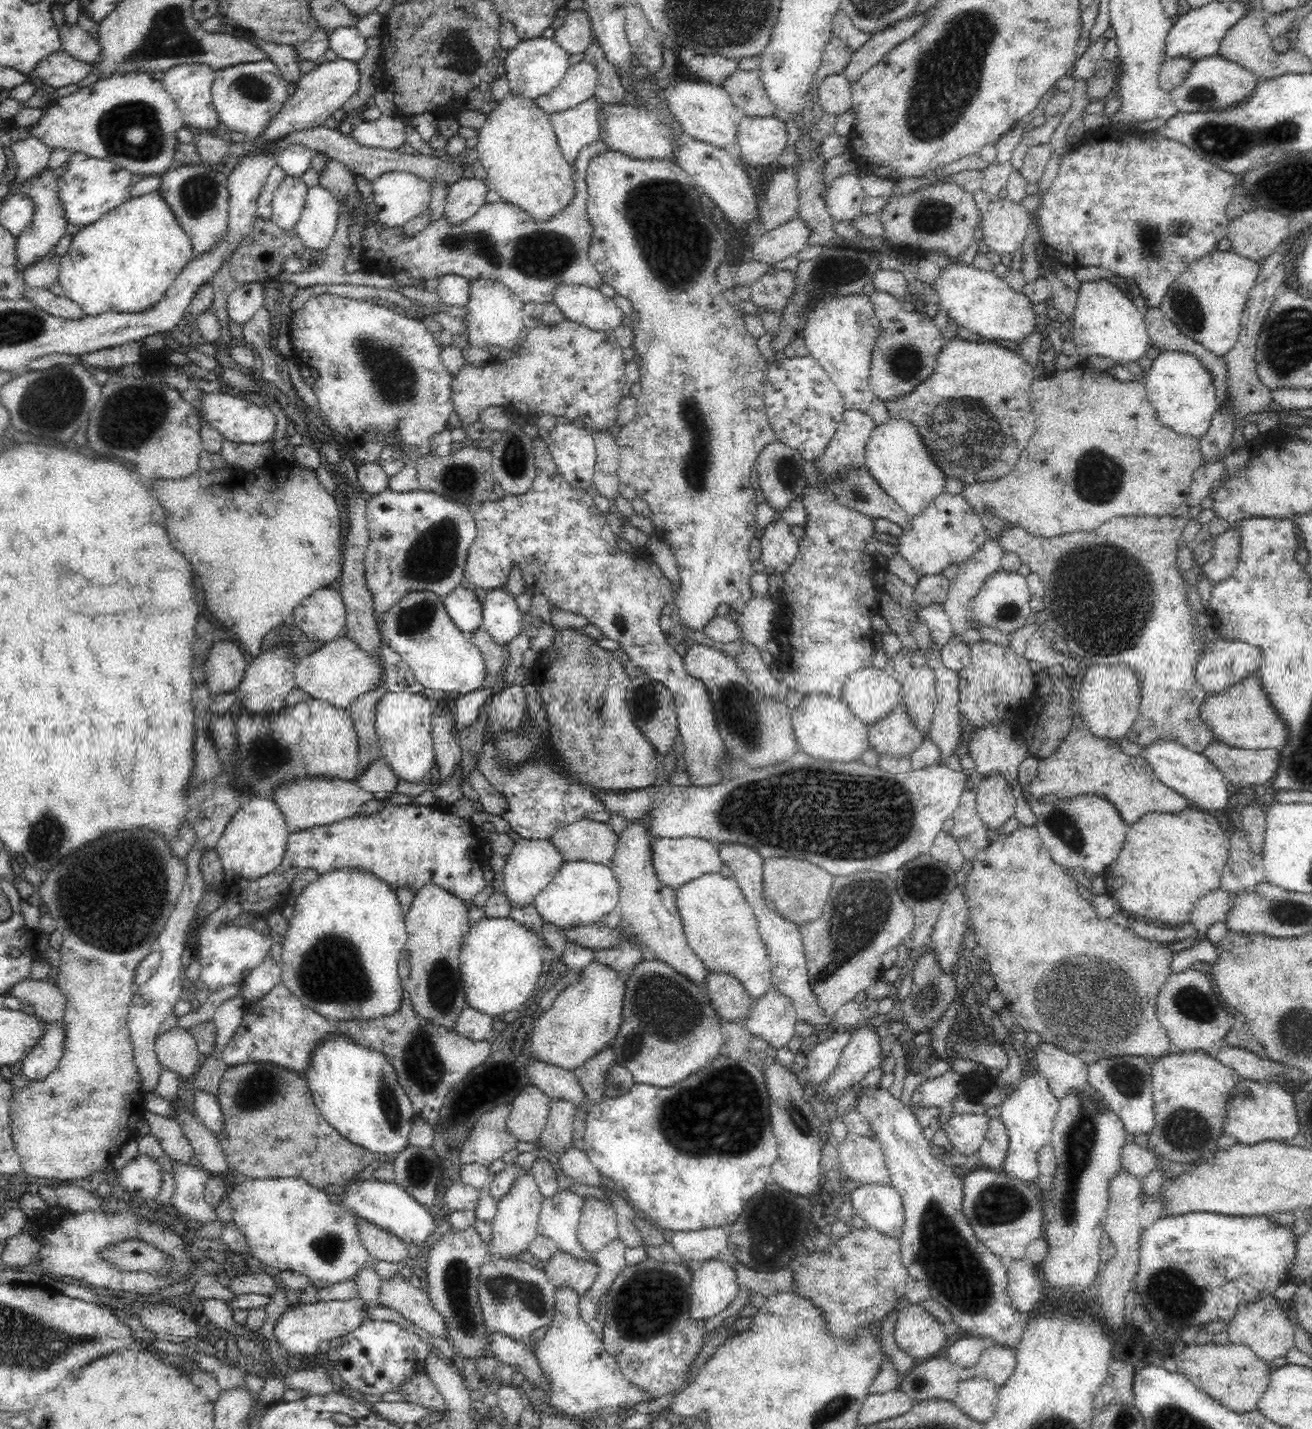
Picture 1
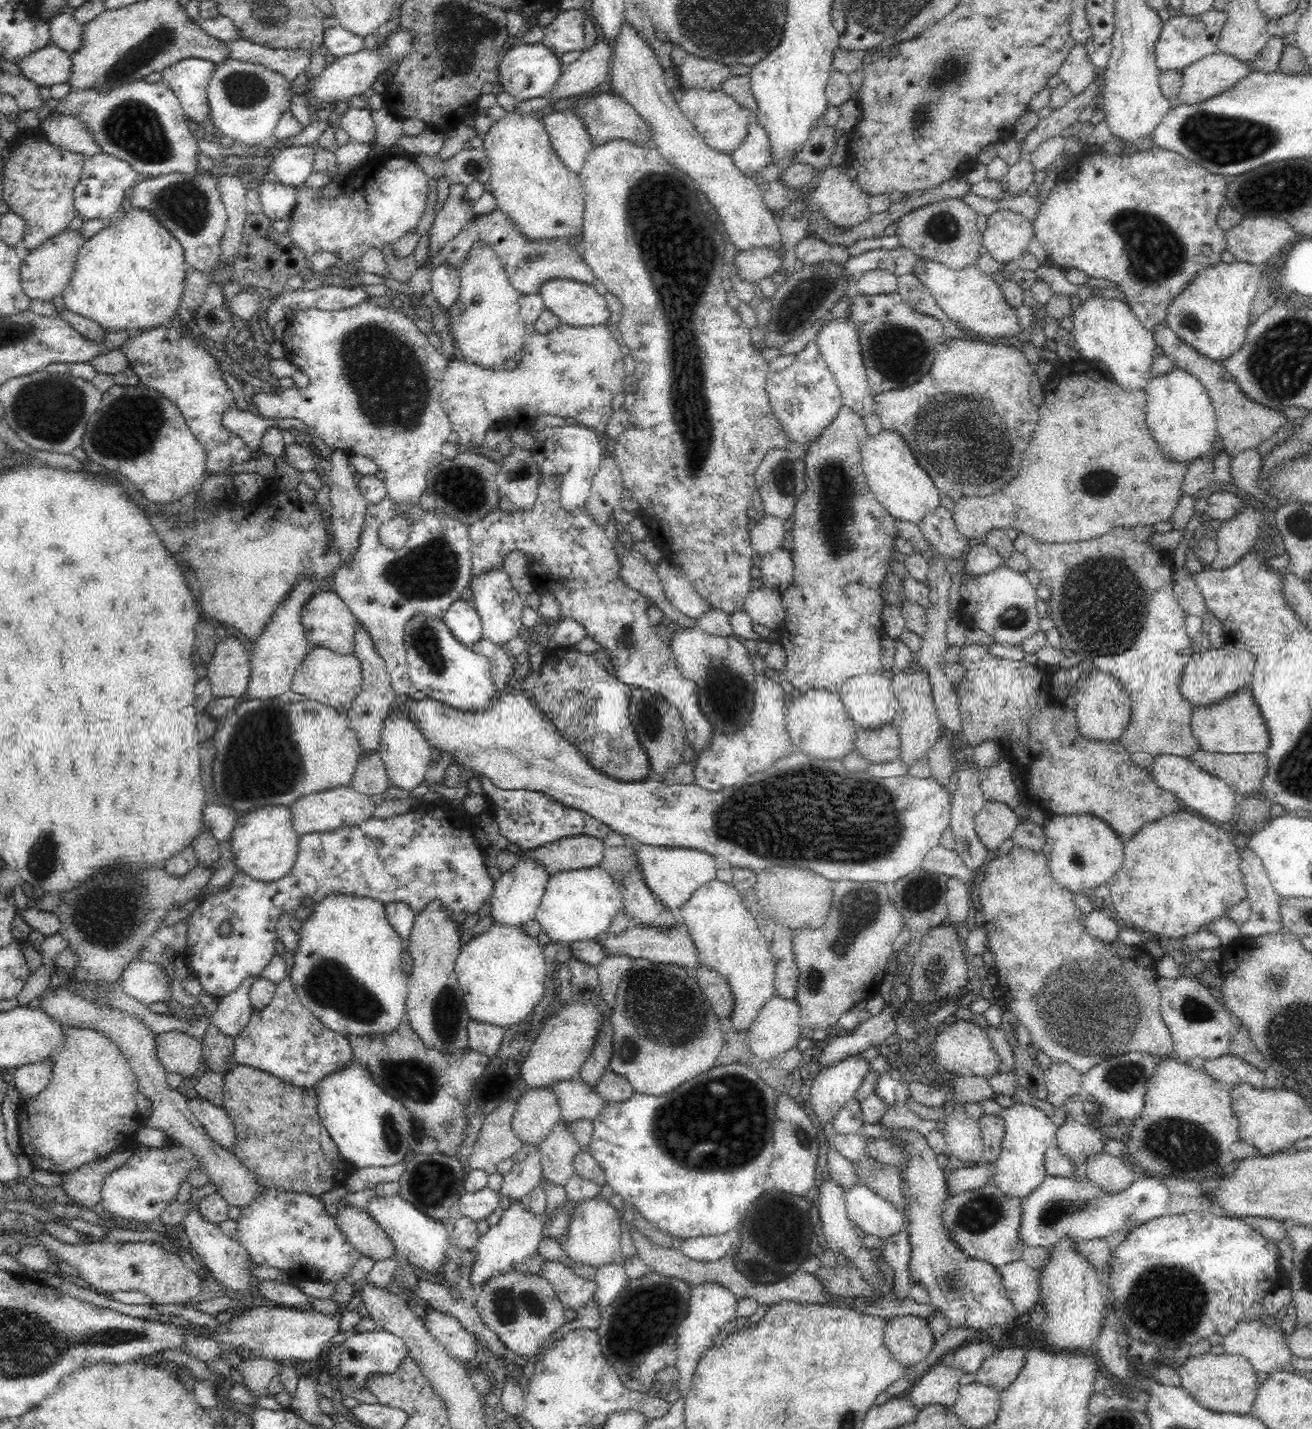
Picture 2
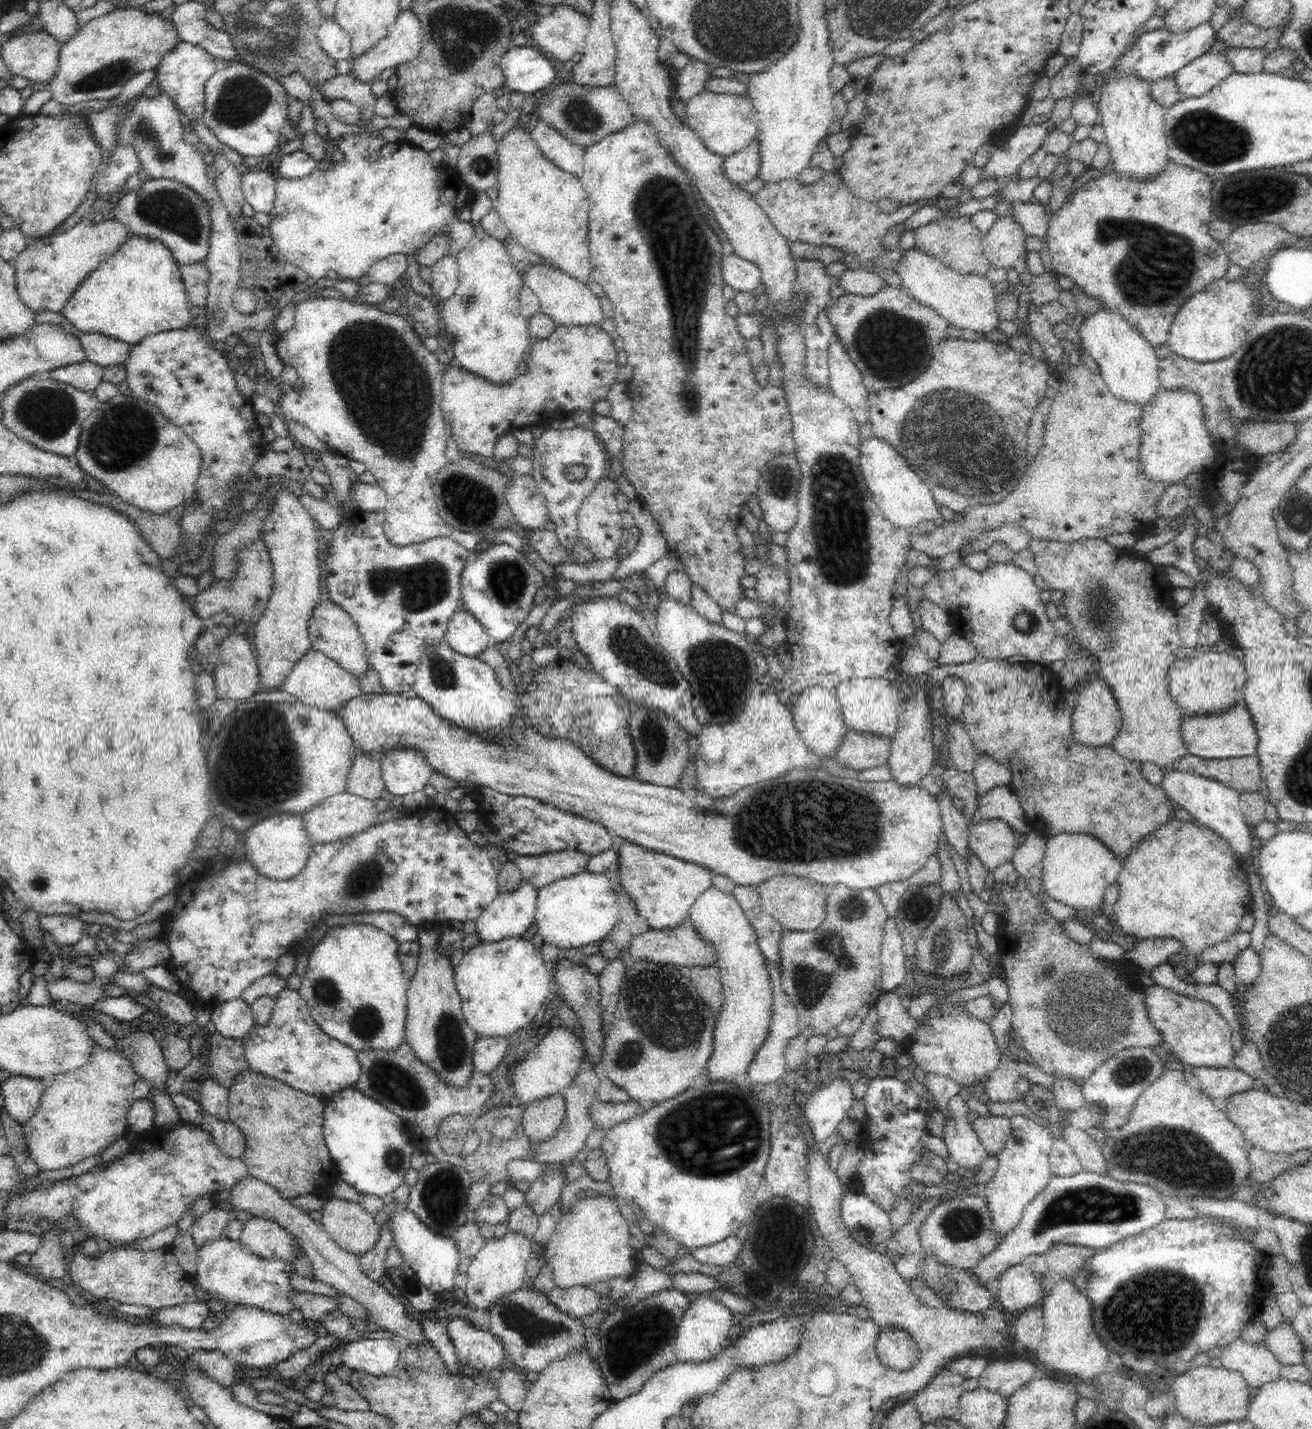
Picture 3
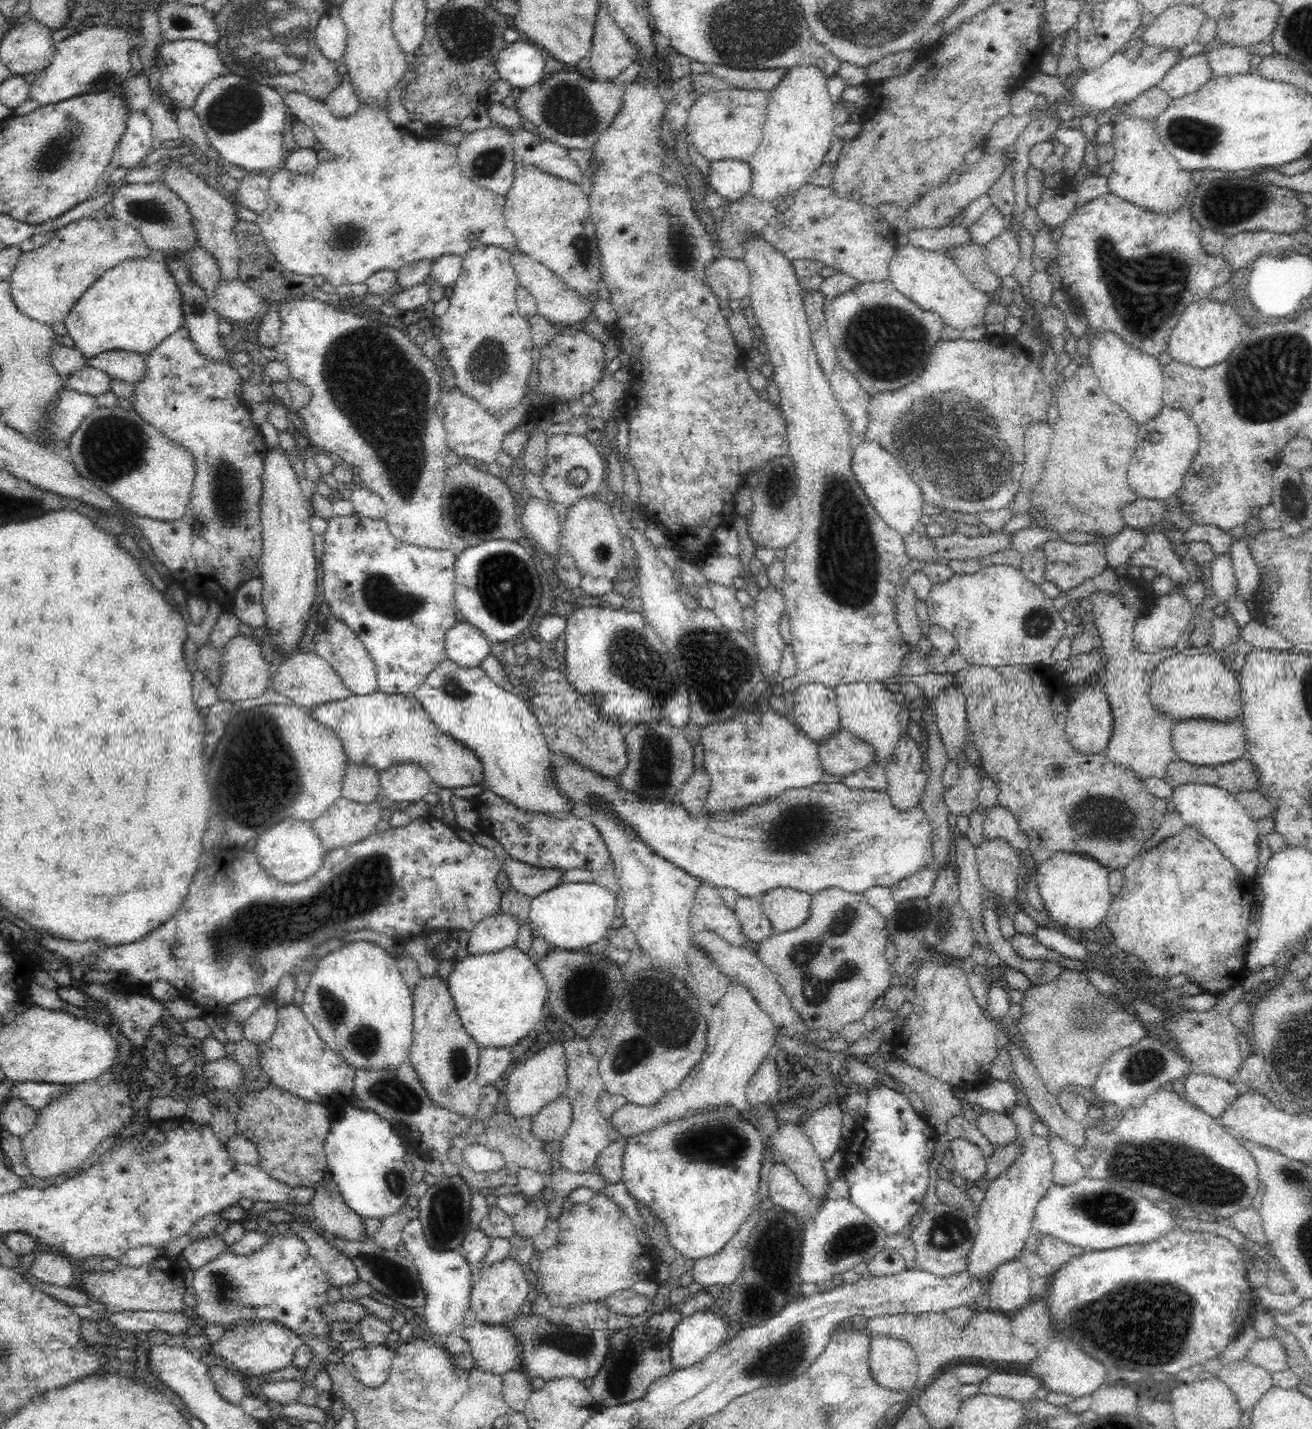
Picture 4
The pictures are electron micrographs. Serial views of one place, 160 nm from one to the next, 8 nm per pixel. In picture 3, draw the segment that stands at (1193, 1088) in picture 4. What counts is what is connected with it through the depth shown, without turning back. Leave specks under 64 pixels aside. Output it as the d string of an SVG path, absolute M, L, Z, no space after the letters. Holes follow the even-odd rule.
M1193 1067L1189 1071L1198 1079L1199 1090L1213 1102L1227 1101L1230 1096L1251 1090L1254 1085L1252 1077L1234 1067L1230 1069Z

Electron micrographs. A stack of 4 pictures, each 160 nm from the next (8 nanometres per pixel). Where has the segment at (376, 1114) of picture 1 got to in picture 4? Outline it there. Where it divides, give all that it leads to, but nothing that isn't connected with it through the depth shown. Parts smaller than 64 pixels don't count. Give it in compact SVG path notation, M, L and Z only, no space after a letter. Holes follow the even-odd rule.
M342 1106L336 1114L325 1140L325 1158L327 1159L327 1179L331 1180L342 1201L362 1218L376 1219L382 1222L386 1217L399 1213L412 1195L412 1172L404 1163L405 1153L400 1134L372 1110L358 1110L354 1106Z

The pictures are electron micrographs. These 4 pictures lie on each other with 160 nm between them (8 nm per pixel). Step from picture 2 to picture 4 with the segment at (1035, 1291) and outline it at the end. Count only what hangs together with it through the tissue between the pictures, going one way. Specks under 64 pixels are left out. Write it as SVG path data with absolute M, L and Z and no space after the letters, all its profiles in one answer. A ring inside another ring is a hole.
M1018 1260L1000 1265L988 1286L988 1309L1001 1313L1005 1310L1015 1311L1030 1303L1032 1279L1026 1267Z

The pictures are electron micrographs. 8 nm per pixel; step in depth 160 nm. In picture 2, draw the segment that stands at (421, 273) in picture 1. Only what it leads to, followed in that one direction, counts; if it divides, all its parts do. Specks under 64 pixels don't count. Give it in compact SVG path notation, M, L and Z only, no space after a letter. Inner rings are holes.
M494 210L488 214L474 216L472 220L444 246L432 260L428 260L430 267L440 267L448 264L460 269L468 256L468 250L472 248L474 242L487 242L496 254L499 254L500 261L504 263L508 271L508 279L512 280L512 286L521 294L536 294L540 290L540 285L546 281L560 278L568 278L576 282L592 284L596 279L591 269L583 262L581 250L572 247L566 239L556 239L555 241L530 241L516 231L512 219L504 215L500 210Z

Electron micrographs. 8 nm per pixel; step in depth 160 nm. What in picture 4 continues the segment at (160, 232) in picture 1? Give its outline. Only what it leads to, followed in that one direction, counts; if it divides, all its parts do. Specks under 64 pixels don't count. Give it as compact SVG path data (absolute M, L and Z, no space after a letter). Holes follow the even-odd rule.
M152 257L128 260L108 270L86 290L64 323L74 348L87 361L108 351L128 351L146 356L184 326L180 291L165 262Z

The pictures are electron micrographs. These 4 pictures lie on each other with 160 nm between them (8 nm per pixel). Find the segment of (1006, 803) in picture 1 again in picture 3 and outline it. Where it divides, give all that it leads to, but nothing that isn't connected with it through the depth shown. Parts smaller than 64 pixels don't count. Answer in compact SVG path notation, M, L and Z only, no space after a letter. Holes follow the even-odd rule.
M1000 819L983 820L969 830L970 852L990 875L1005 862L1012 862L1016 838Z

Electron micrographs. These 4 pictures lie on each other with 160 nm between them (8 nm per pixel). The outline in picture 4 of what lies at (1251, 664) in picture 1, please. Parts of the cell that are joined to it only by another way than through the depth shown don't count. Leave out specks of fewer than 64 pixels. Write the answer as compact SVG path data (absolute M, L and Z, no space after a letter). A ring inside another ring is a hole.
M1175 653L1156 666L1148 699L1156 712L1168 715L1172 722L1204 719L1227 723L1241 717L1243 702L1239 687L1237 668L1221 660L1219 656L1202 653L1186 656Z

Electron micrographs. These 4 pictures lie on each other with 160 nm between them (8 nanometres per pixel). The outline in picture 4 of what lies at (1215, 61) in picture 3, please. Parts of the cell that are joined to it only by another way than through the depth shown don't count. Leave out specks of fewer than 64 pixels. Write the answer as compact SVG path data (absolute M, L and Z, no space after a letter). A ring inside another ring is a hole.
M1194 55L1183 58L1156 82L1156 87L1170 95L1172 99L1182 98L1198 90L1206 80L1211 79L1210 65L1204 55Z

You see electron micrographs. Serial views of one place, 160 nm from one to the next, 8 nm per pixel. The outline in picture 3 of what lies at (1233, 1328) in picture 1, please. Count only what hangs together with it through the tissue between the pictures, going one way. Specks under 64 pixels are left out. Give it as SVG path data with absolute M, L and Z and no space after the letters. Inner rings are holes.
M1238 1337L1222 1349L1222 1367L1242 1375L1249 1389L1260 1389L1280 1375L1278 1359L1261 1343L1245 1342Z

